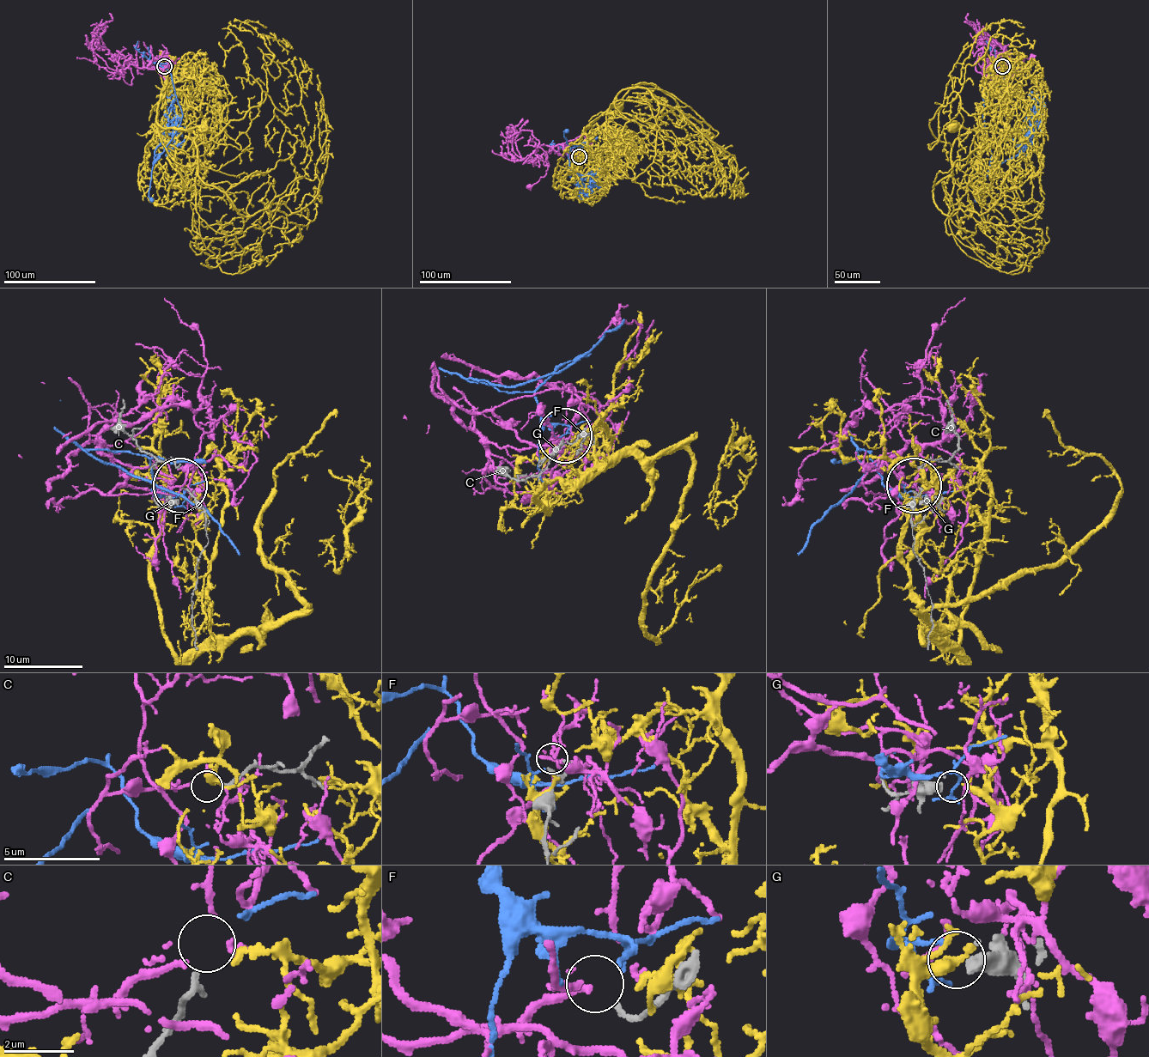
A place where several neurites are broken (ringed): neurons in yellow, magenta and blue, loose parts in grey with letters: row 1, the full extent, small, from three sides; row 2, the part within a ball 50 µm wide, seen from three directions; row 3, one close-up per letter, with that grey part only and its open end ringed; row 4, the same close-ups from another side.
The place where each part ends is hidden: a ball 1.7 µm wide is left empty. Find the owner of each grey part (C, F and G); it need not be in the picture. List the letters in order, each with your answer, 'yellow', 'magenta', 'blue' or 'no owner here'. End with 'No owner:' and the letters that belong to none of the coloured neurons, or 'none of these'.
C: no owner here
F: magenta
G: yellow
No owner: C

